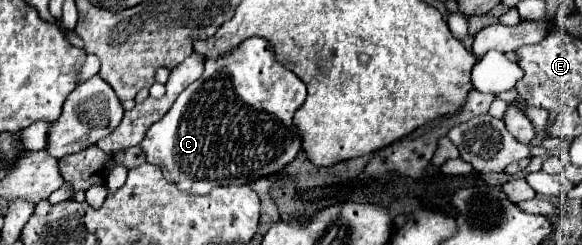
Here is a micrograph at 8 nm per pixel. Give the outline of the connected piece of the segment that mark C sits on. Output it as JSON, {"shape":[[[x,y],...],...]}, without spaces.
{"shape":[[[248,38],[238,48],[208,58],[204,74],[192,82],[166,112],[162,120],[150,126],[142,140],[146,162],[162,168],[166,180],[174,182],[180,192],[208,194],[216,186],[242,186],[286,168],[302,150],[302,136],[294,124],[294,112],[306,100],[306,84],[276,60],[268,40]]]}

